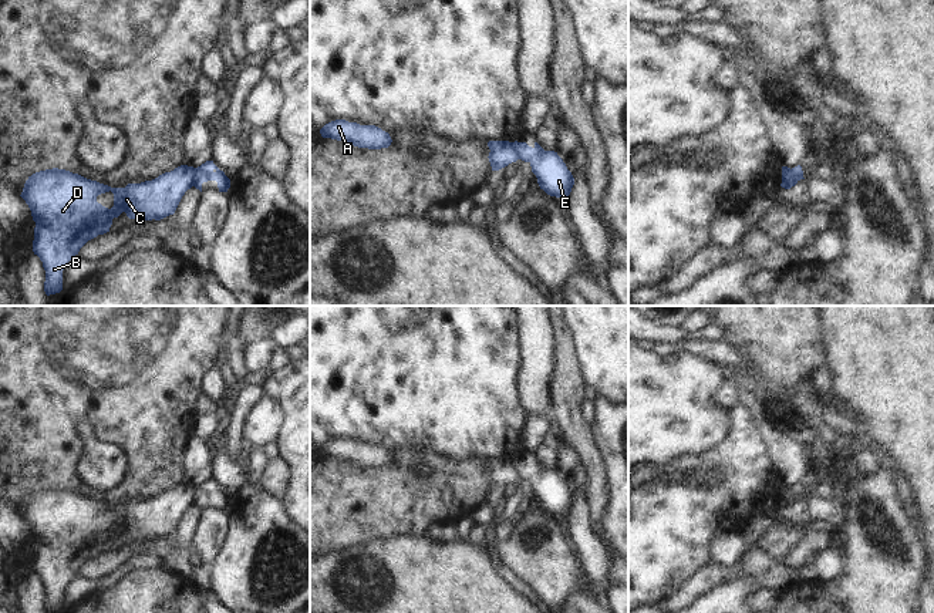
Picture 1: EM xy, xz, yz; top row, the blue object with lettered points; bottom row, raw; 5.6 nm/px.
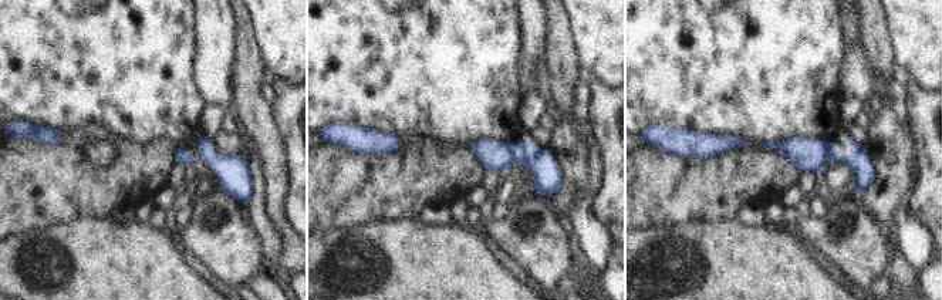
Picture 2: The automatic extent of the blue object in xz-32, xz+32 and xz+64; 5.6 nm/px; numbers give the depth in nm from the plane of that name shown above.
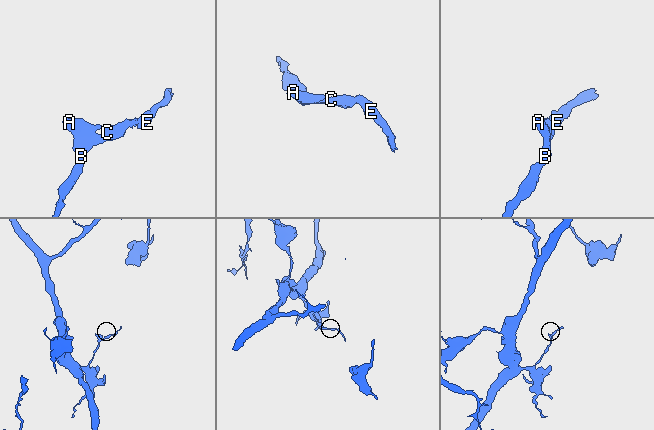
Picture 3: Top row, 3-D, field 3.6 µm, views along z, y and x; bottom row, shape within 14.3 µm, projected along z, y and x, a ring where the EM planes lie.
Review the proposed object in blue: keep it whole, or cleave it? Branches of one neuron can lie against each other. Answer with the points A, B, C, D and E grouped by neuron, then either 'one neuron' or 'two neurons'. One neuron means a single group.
groups A B C D / E; two neurons

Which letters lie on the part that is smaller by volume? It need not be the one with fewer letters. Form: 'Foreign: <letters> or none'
Foreign: E

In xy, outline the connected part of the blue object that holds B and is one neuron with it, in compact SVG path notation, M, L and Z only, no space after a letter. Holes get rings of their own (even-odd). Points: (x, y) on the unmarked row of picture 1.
M188 484L125 506L111 506L58 486L28 495L20 515L36 540L33 570L45 589L45 613L63 609L64 585L88 559L109 550L114 536L122 531L135 539L173 533L195 495L196 486ZM109 509L114 512L111 528L97 521L98 513Z

